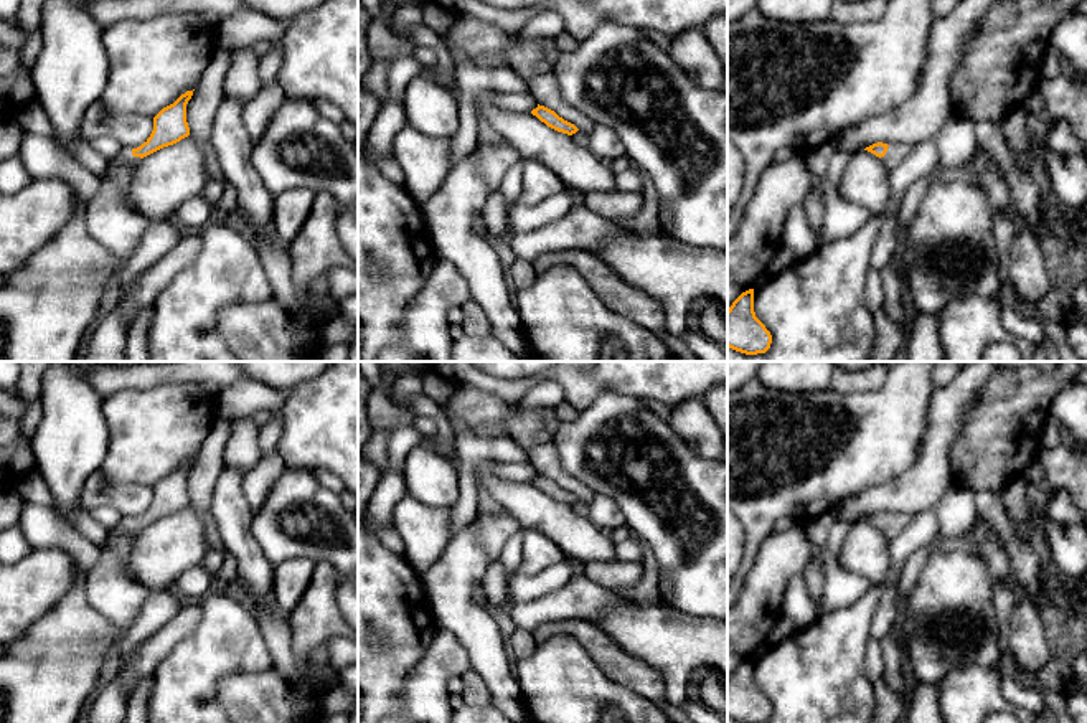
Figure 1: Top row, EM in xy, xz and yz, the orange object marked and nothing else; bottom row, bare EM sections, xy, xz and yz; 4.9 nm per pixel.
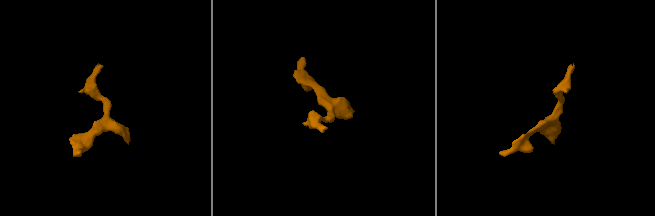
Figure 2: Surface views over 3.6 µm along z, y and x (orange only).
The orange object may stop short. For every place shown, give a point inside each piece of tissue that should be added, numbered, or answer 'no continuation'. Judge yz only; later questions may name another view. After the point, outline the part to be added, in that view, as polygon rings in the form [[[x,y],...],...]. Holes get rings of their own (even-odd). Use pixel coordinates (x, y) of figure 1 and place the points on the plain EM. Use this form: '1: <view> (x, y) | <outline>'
1: yz (894, 522) | [[[891,513],[887,517],[887,522],[884,527],[881,527],[881,532],[889,535],[889,536],[894,536],[896,533],[901,532],[901,528],[907,523],[907,518],[897,515],[897,513]]]

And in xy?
1: xy (126, 525) | [[[125,517],[117,523],[117,528],[127,533],[130,538],[135,538],[142,528],[132,525],[132,518]]]

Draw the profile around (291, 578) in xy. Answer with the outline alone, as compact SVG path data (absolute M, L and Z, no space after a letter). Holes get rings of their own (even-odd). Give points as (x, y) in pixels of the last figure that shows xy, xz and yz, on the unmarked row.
M290 558L272 566L272 594L277 609L290 614L307 591L315 561L308 558Z

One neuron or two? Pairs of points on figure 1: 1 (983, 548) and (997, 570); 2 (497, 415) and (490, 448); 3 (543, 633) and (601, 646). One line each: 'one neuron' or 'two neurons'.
1: one neuron
2: two neurons
3: one neuron

